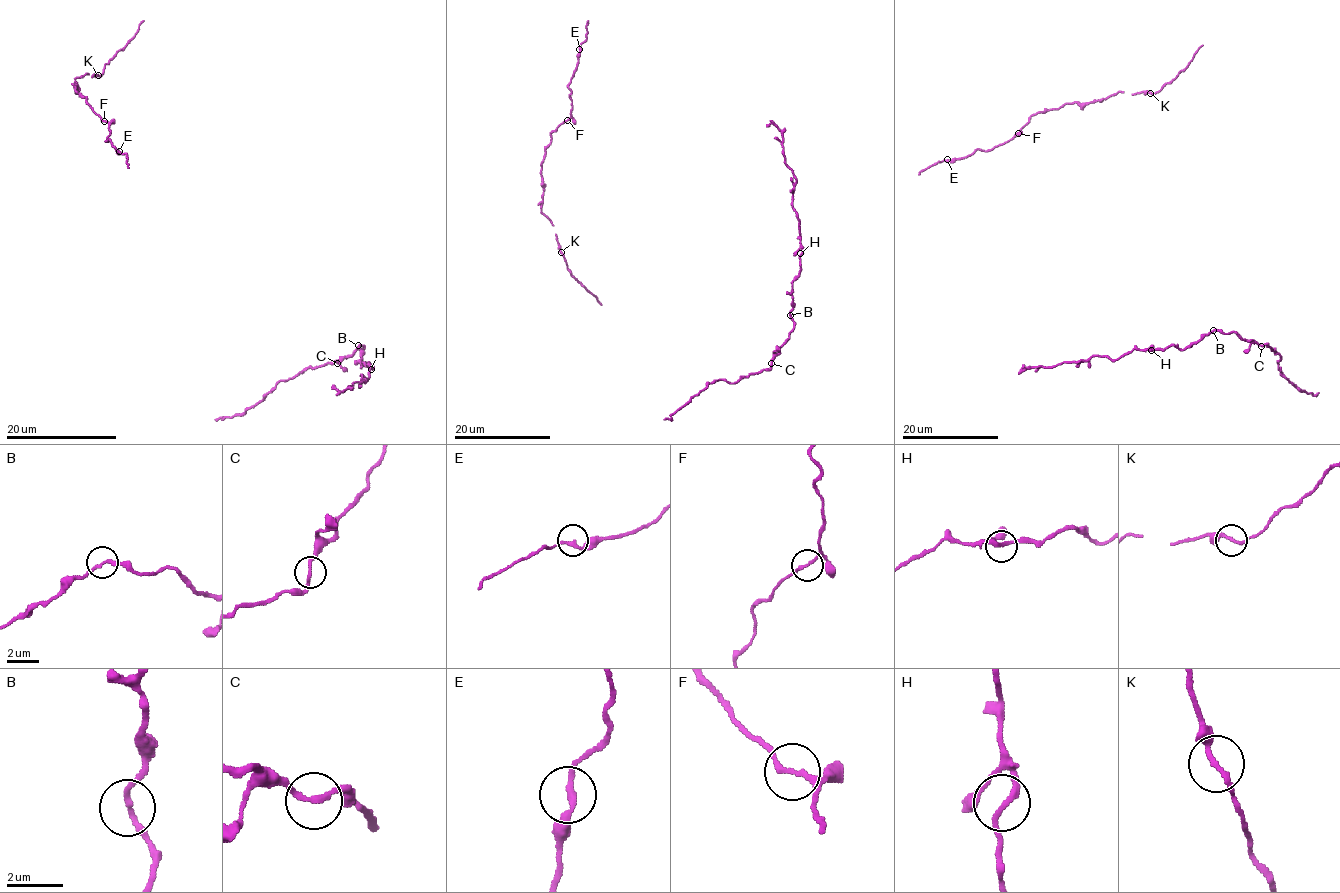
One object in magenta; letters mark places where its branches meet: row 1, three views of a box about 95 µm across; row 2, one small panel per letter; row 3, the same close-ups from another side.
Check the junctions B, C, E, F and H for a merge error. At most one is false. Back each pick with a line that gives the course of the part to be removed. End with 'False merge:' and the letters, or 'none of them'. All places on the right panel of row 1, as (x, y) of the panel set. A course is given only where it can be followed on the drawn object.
False merge: none of them

